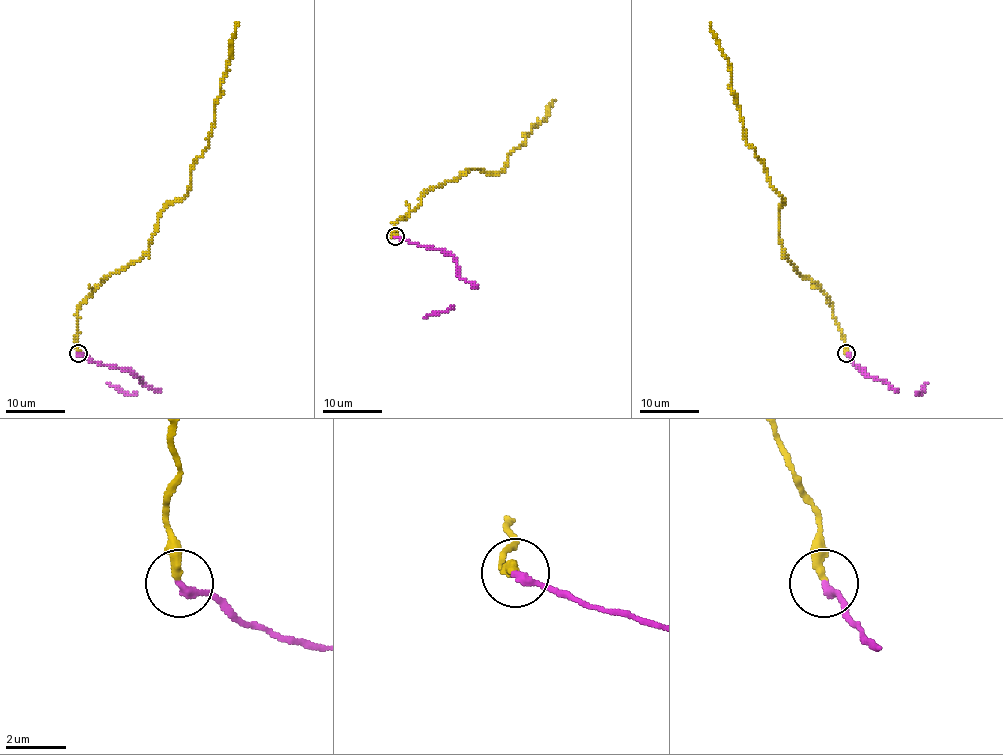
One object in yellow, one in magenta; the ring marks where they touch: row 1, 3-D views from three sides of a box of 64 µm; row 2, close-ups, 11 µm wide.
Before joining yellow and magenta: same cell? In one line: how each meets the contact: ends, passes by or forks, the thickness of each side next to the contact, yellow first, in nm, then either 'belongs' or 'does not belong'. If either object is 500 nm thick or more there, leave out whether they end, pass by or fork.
yellow ends there; magenta ends there; 300 nm thick on the yellow side, 280 nm on the other; does not belong

